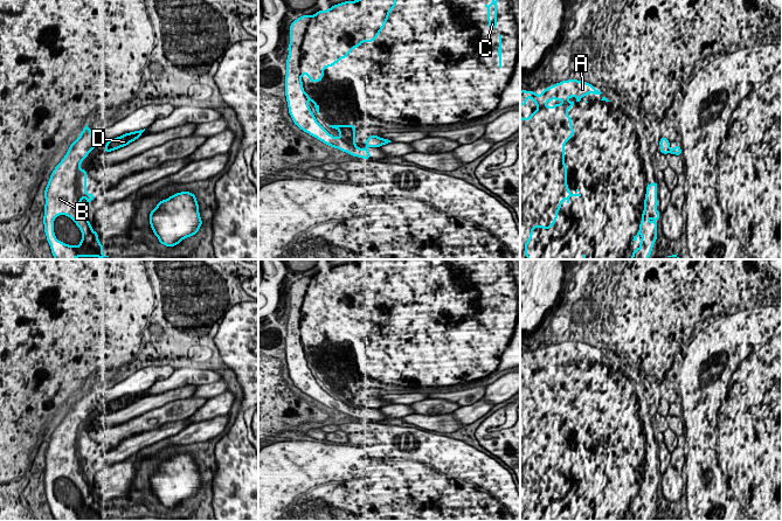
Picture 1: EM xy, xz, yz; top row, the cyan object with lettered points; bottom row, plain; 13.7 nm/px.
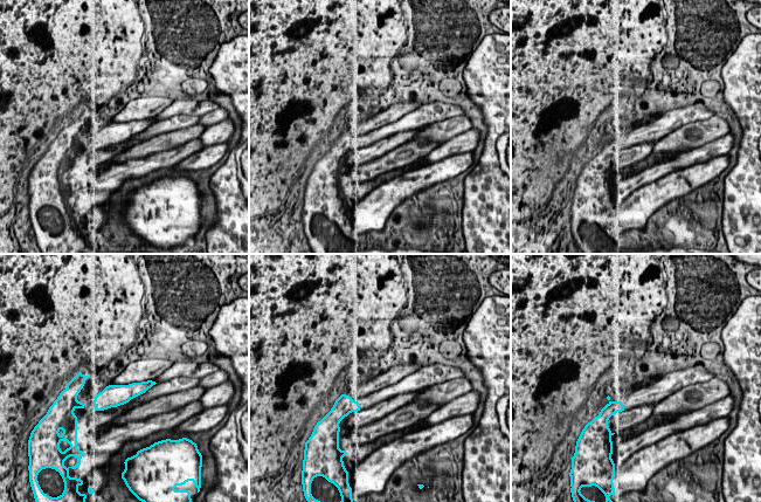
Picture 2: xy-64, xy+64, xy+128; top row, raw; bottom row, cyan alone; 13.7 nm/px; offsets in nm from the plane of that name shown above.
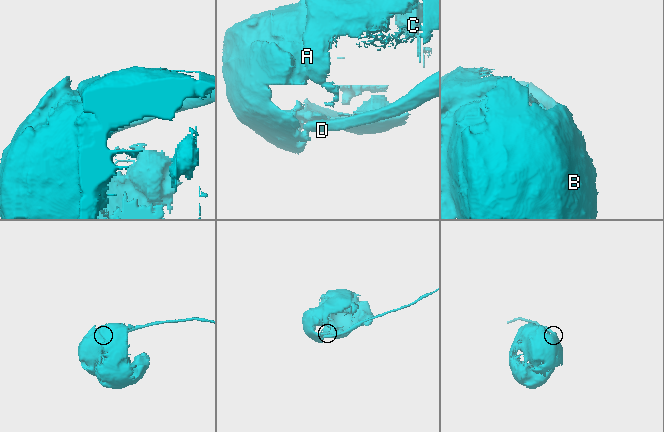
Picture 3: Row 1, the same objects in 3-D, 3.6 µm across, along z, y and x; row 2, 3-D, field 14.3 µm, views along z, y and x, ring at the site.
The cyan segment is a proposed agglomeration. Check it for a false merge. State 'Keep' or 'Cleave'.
Cleave

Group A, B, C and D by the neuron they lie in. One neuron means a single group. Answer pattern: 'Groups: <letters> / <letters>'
Groups: A B C / D

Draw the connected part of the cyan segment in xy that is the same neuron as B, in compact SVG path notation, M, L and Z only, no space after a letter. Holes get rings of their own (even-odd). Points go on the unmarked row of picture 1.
M86 387L82 391L79 400L70 407L64 419L53 432L48 443L48 447L44 452L44 494L55 521L76 521L77 519L109 519L103 516L104 508L98 502L99 498L97 496L97 493L92 492L94 489L90 487L90 482L86 481L84 478L86 472L90 471L90 463L95 461L95 456L86 454L86 431L79 431L78 429L81 428L82 423L88 418L88 416L92 411L96 411L96 402L94 402L92 400L92 393ZM58 477L69 478L81 491L82 501L77 508L65 506L56 500L54 495L54 481Z

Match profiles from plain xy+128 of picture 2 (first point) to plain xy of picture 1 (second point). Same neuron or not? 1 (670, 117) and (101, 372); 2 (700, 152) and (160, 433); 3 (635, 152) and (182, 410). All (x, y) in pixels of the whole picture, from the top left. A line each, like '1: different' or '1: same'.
1: different
2: different
3: different

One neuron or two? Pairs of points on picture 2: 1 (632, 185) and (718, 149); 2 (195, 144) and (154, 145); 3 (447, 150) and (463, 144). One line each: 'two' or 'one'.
1: one
2: two
3: one

